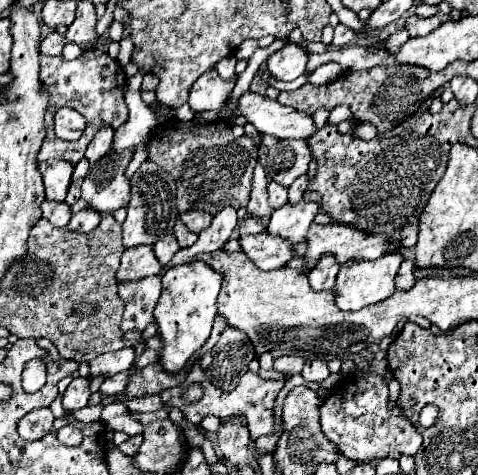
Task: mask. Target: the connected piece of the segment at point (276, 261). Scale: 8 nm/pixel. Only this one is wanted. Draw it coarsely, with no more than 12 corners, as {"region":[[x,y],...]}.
{"region":[[239,236],[241,250],[261,270],[283,268],[295,248],[281,236]]}

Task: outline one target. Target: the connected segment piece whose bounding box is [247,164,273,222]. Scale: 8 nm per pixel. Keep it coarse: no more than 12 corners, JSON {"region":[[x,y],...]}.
{"region":[[255,166],[247,212],[269,222],[267,174]]}

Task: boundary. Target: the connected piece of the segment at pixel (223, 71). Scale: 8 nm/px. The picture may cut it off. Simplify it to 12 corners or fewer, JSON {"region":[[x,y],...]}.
{"region":[[235,54],[219,60],[215,70],[223,80],[235,76]]}

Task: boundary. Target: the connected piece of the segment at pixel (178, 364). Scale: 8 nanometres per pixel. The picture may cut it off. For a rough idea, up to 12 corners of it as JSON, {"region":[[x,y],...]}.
{"region":[[205,262],[165,270],[159,362],[179,372],[211,334],[221,276]]}

